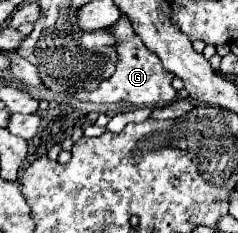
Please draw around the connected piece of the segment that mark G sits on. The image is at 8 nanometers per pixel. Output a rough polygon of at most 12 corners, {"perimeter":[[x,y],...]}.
{"perimeter":[[128,18],[108,28],[118,40],[110,80],[86,102],[168,106],[176,100],[172,78],[134,34]]}

